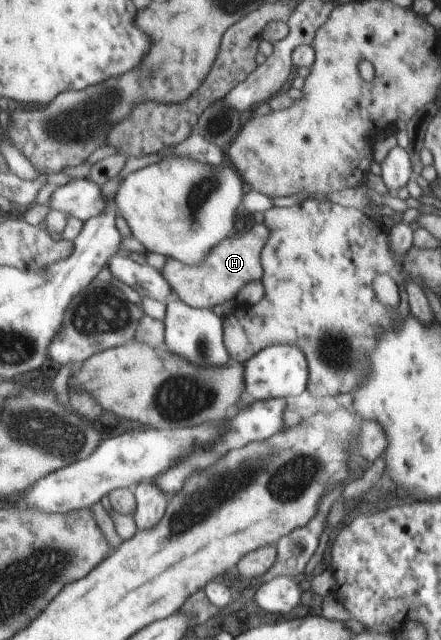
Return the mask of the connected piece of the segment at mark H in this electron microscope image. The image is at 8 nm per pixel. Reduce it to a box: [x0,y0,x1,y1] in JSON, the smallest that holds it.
[162,223,268,309]

